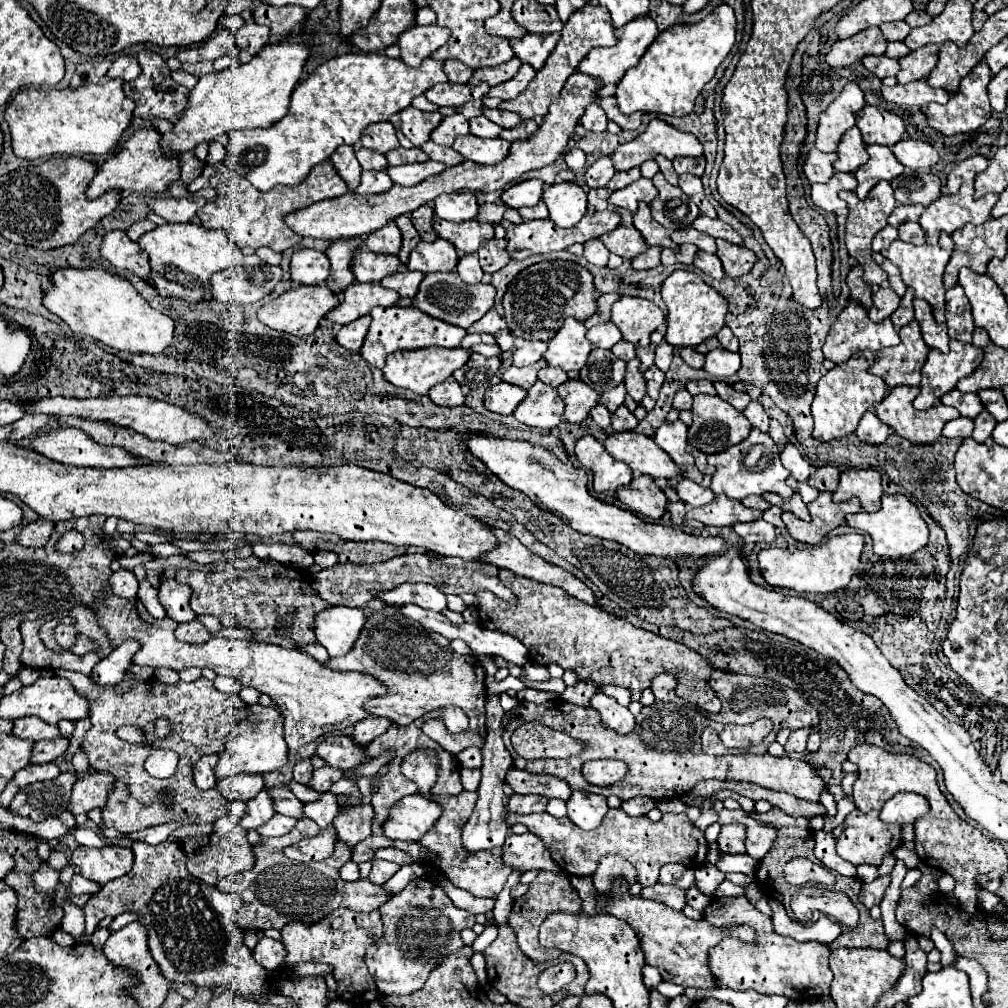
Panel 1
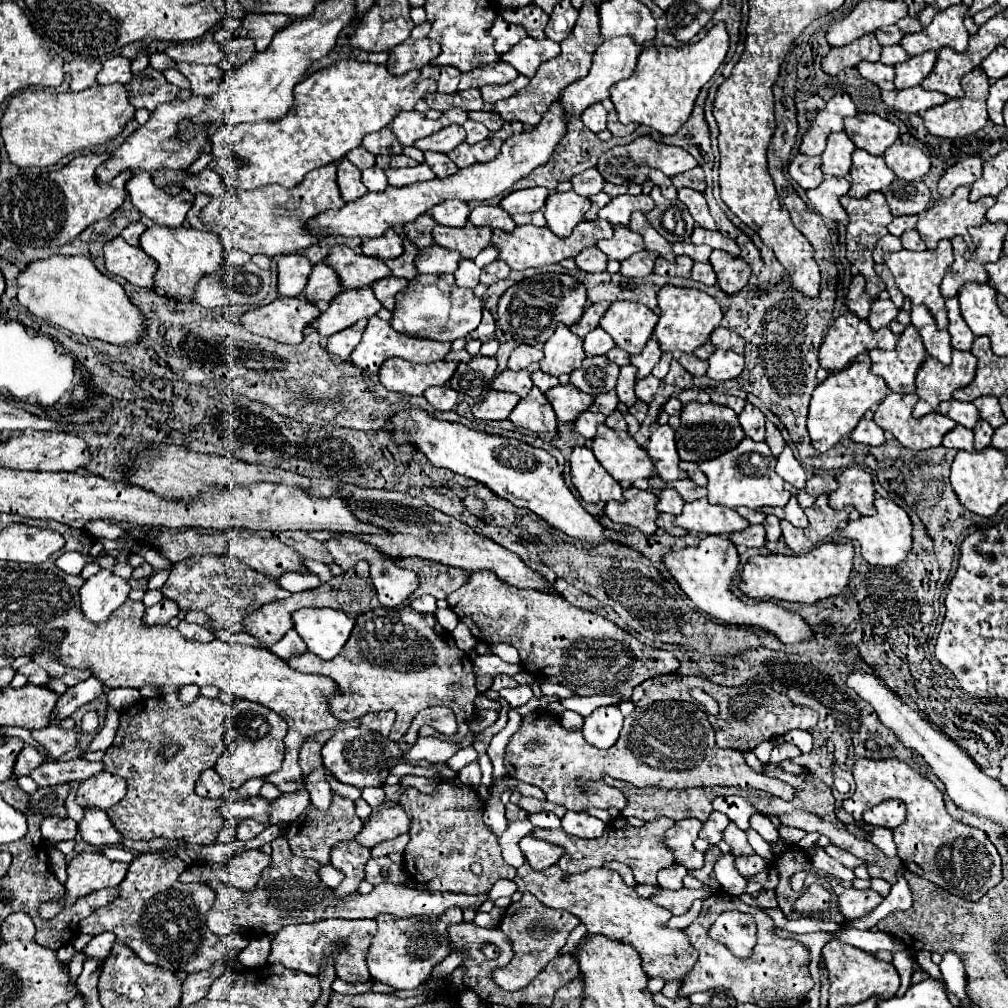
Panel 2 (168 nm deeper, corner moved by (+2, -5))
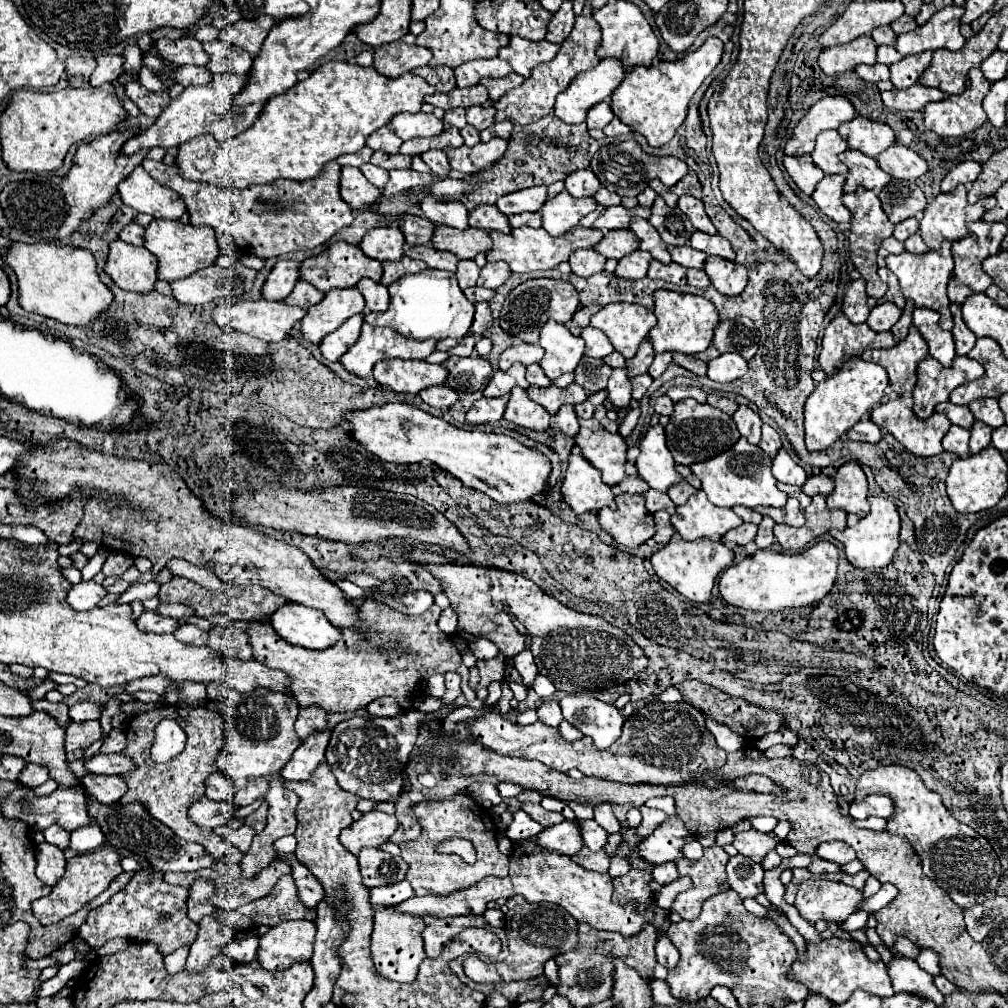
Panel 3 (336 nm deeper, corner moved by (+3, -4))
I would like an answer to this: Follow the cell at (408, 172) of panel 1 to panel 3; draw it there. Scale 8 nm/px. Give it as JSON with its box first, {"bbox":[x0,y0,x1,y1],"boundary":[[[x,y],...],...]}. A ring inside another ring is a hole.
{"bbox":[385,170,433,196],"boundary":[[[389,170],[389,182],[385,186],[385,196],[407,192],[415,186],[429,186],[433,182],[431,174],[421,174],[415,170]]]}

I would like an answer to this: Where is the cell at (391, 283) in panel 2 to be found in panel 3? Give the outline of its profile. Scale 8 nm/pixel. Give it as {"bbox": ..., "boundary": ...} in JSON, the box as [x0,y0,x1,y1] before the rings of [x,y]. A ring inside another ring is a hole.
{"bbox":[357,278,389,312],"boundary":[[[361,278],[357,288],[361,290],[361,294],[367,300],[367,308],[373,312],[383,312],[389,306],[389,292],[387,286],[383,286],[381,282],[369,280],[369,278]]]}

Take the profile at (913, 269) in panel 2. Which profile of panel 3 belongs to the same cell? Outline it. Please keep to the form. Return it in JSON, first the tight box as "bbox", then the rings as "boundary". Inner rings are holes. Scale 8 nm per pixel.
{"bbox":[885,242,953,330],"boundary":[[[943,242],[939,250],[929,250],[925,254],[911,254],[911,252],[901,252],[897,256],[887,256],[885,258],[887,268],[899,278],[901,292],[907,300],[913,300],[915,306],[931,308],[941,314],[939,326],[943,330],[951,330],[953,318],[949,312],[949,298],[947,298],[947,282],[953,272],[953,256],[951,256],[951,242]]]}

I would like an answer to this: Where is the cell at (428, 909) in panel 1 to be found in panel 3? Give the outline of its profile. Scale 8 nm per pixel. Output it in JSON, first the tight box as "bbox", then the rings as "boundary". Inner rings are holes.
{"bbox":[371,908,425,982],"boundary":[[[393,908],[375,910],[373,918],[373,934],[371,934],[371,956],[375,970],[393,982],[413,982],[417,978],[417,970],[425,960],[423,950],[423,930],[425,922],[417,916],[403,916],[393,912]]]}

